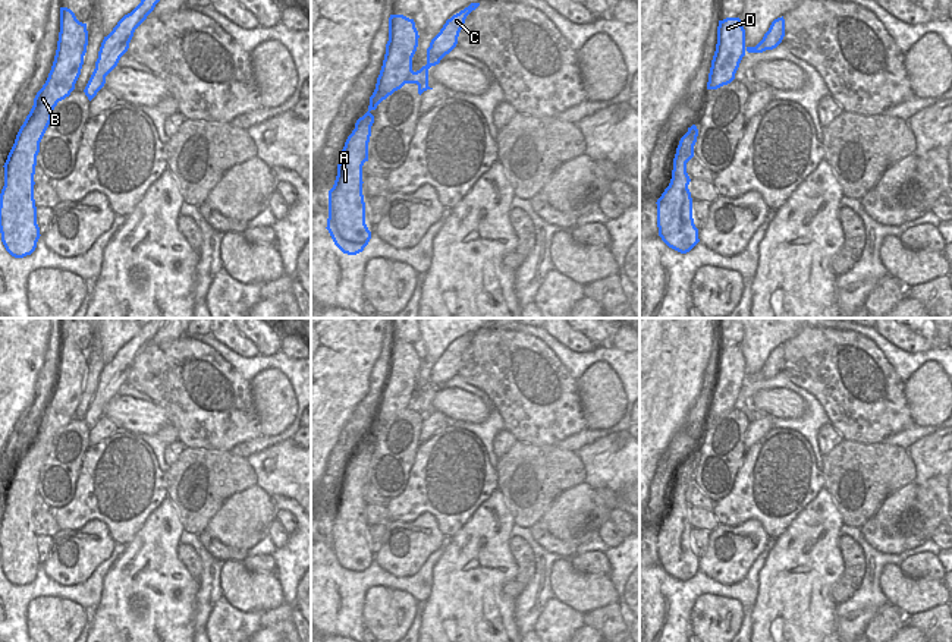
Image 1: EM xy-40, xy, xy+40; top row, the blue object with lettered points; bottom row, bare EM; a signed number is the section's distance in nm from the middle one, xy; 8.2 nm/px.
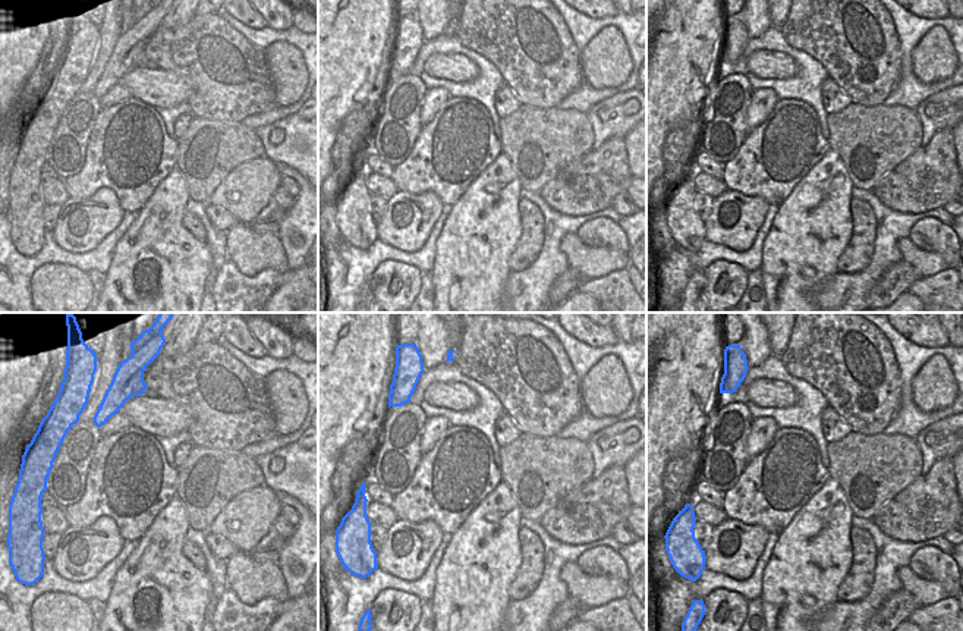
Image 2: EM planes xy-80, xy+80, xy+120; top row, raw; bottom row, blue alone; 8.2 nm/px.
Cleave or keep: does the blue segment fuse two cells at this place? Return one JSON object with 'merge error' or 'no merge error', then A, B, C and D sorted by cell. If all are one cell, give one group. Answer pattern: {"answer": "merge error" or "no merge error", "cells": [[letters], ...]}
{"answer": "merge error", "cells": [["A", "B", "D"], ["C"]]}

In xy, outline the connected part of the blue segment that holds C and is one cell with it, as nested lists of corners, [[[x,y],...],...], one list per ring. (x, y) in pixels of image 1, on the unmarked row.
[[[471,331],[468,336],[447,347],[440,361],[431,368],[430,375],[427,377],[427,393],[417,400],[414,400],[411,396],[409,412],[418,413],[420,424],[427,418],[433,418],[428,415],[428,397],[439,393],[440,388],[456,375],[458,365],[466,344],[478,334],[480,331]]]

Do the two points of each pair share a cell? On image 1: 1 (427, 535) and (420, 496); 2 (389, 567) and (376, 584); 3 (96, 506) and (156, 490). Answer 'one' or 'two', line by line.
1: two
2: two
3: one

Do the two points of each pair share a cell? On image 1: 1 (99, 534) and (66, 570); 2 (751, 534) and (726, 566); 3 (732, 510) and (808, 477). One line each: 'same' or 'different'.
1: same
2: same
3: same

